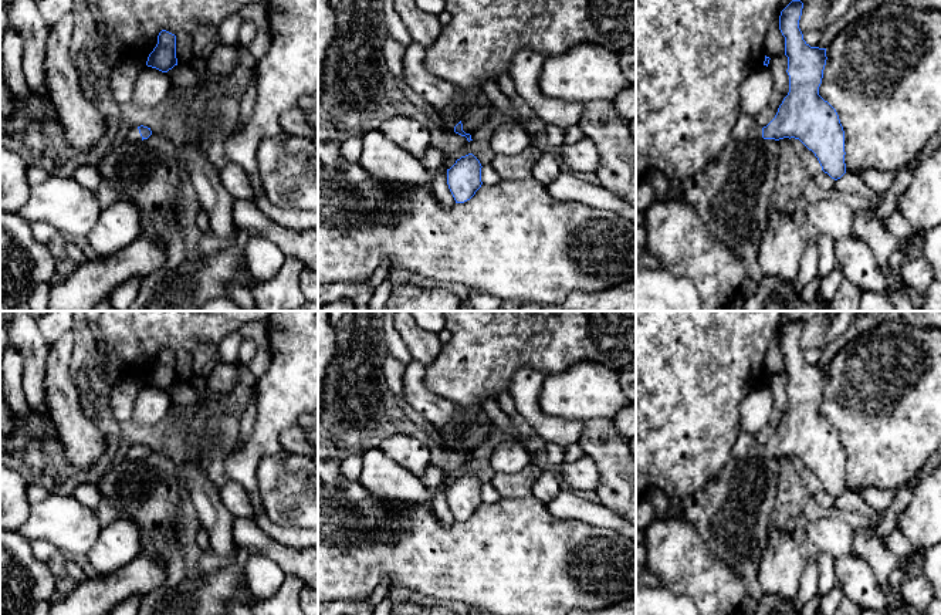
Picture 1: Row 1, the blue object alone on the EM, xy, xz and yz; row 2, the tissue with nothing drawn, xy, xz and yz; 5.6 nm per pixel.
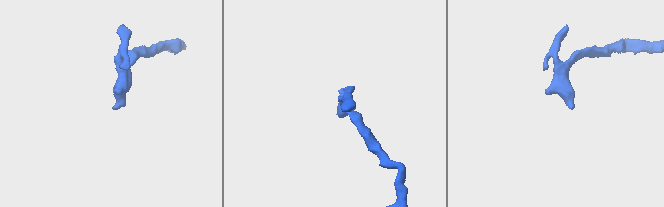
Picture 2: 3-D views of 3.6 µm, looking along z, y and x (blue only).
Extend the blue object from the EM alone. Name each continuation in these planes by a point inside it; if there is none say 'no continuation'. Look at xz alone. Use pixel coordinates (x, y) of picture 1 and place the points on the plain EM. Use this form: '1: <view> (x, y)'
1: xz (447, 418)

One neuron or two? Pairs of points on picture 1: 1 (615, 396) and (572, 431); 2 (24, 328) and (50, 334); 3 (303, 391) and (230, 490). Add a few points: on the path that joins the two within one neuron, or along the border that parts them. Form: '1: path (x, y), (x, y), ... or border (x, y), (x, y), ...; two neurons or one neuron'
1: border (551, 415), (581, 419), (584, 422); two neurons
2: border (36, 325), (48, 343); two neurons
3: border (229, 477), (247, 492), (251, 512); two neurons

